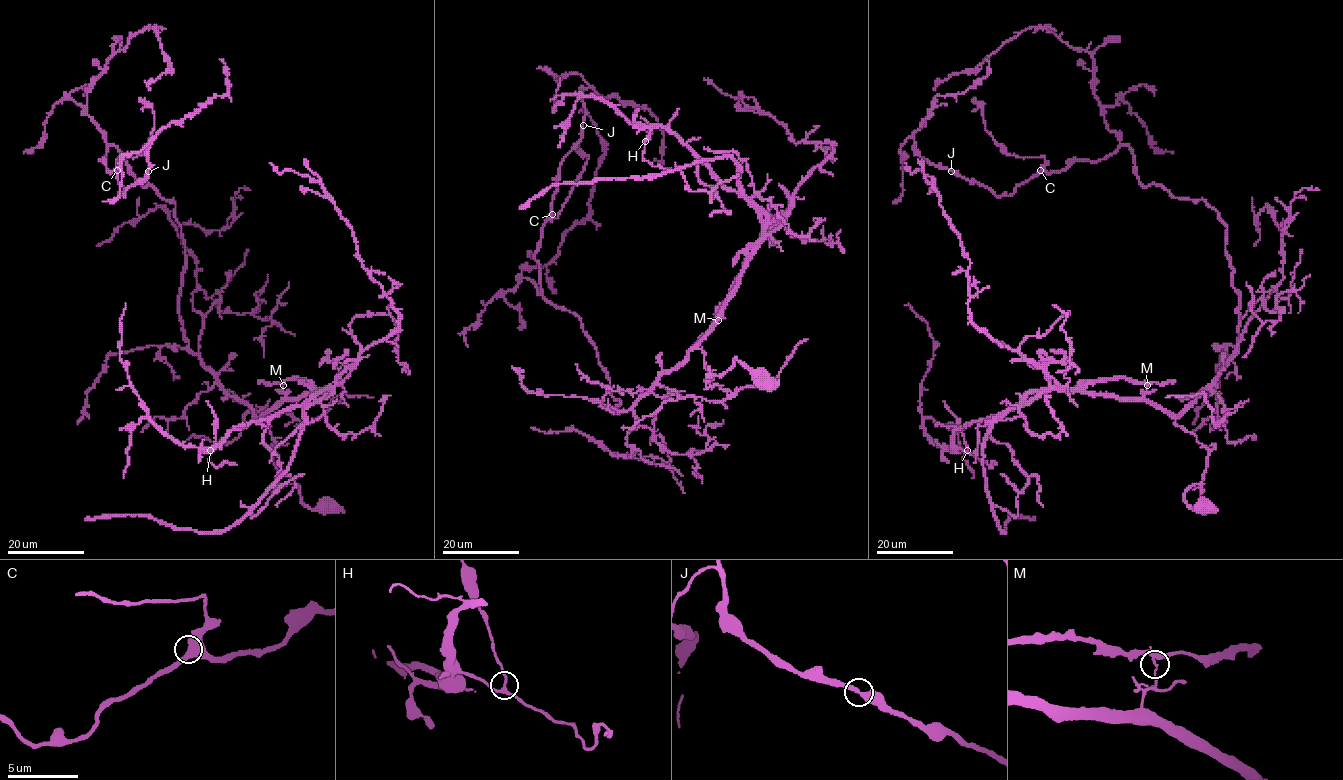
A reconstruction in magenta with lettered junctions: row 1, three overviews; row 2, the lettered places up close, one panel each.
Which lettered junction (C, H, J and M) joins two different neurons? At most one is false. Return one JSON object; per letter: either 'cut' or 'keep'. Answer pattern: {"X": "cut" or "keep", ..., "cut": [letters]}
{"C": "keep", "H": "keep", "J": "keep", "M": "cut", "cut": ["M"]}

